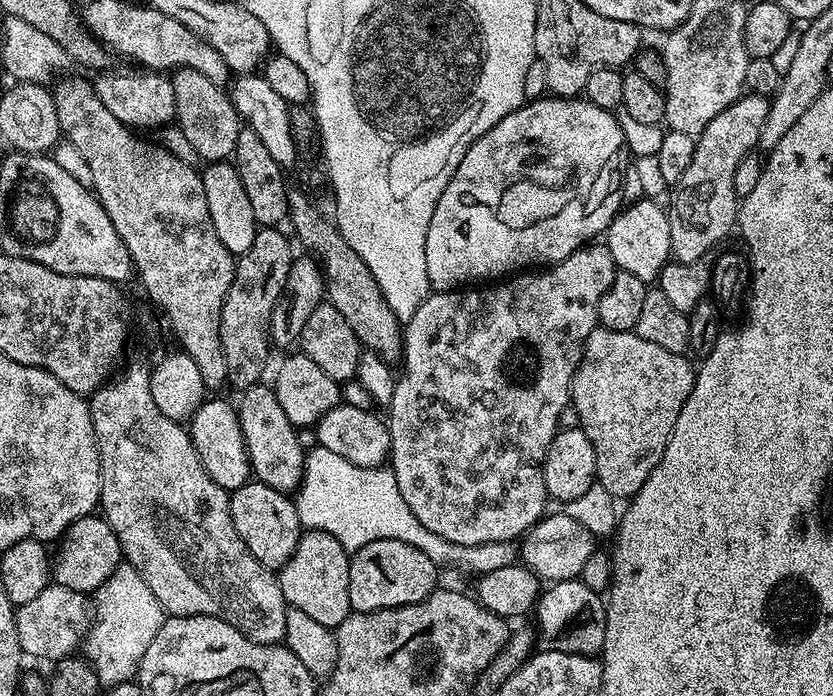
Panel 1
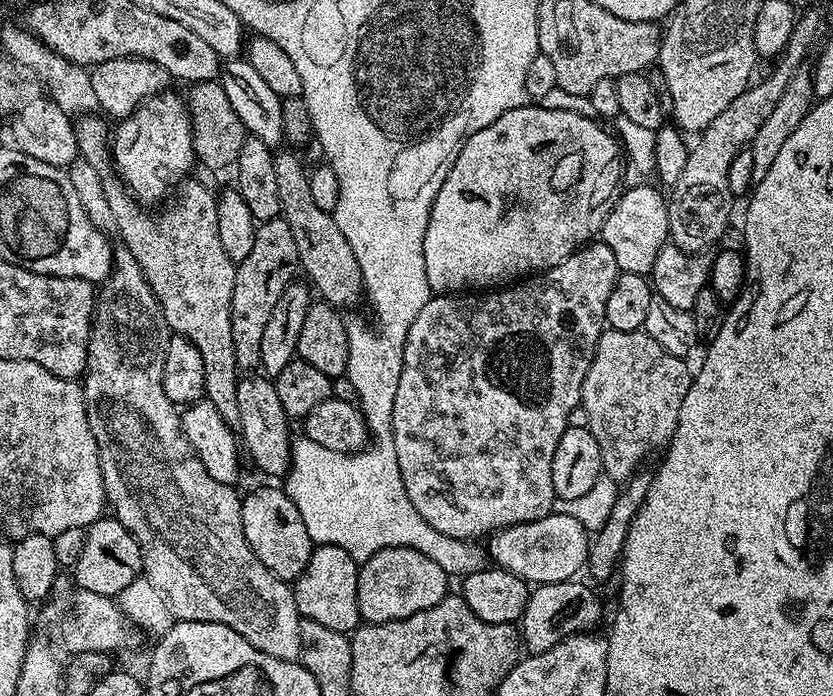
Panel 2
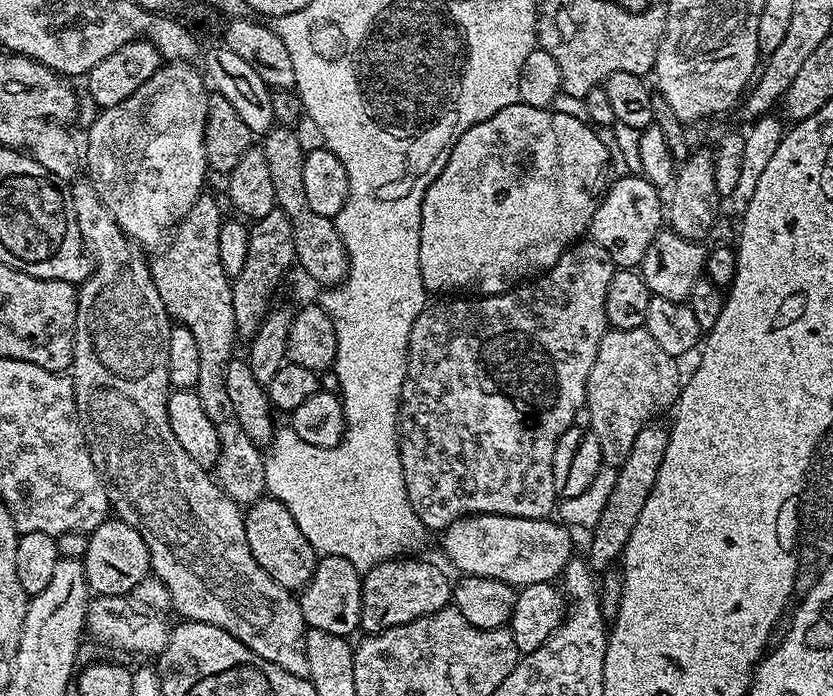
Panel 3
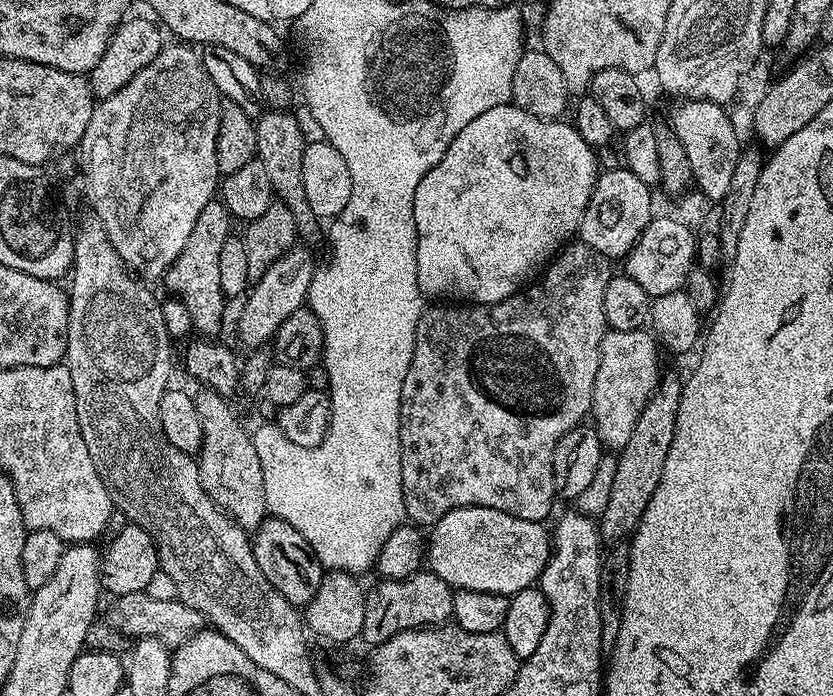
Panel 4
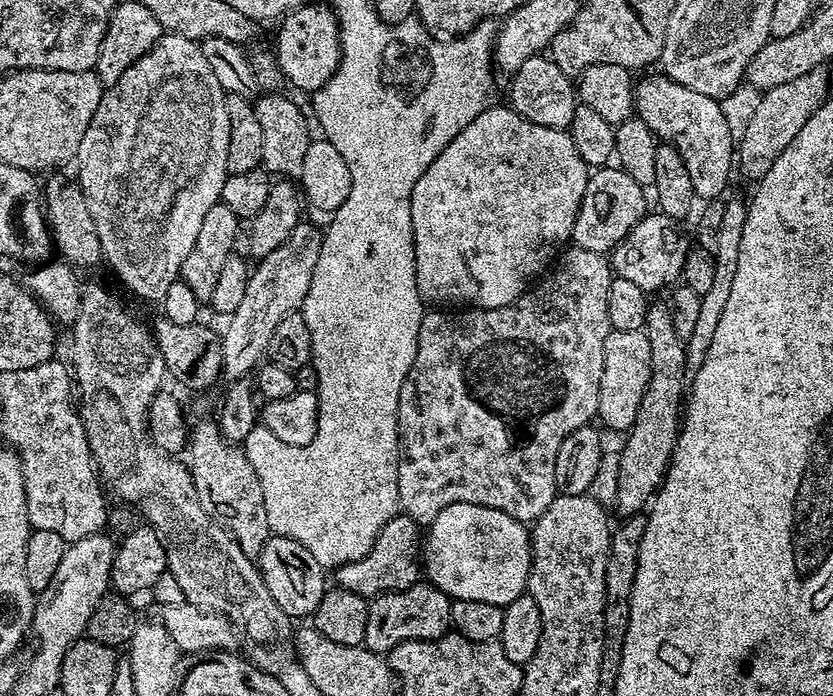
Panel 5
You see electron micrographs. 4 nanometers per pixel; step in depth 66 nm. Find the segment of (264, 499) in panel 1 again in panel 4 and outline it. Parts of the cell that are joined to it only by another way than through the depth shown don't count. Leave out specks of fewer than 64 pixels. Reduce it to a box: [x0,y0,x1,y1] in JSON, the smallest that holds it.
[252,519,326,606]

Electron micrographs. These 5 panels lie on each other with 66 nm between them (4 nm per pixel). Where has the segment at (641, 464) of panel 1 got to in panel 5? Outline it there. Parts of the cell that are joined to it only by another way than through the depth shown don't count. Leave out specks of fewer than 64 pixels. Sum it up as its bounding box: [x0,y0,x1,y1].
[596,330,651,434]

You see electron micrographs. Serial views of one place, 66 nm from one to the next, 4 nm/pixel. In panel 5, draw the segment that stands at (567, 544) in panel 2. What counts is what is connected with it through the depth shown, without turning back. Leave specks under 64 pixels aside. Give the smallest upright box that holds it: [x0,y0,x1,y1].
[422,503,532,607]

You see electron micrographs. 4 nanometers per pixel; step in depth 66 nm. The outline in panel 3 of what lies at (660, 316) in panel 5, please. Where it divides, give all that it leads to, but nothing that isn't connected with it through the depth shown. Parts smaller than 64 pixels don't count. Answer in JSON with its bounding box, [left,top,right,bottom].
[586,422,669,574]

